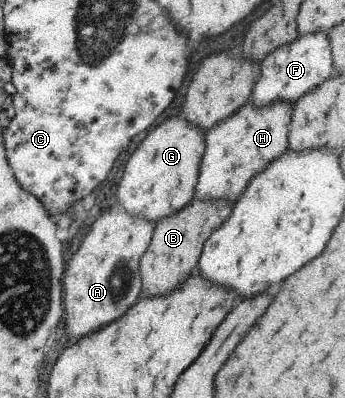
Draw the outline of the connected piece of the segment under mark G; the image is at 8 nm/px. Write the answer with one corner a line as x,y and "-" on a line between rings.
171,117
147,131
123,167
115,199
131,215
155,224
159,219
183,209
197,185
198,167
204,150
204,132
184,119

